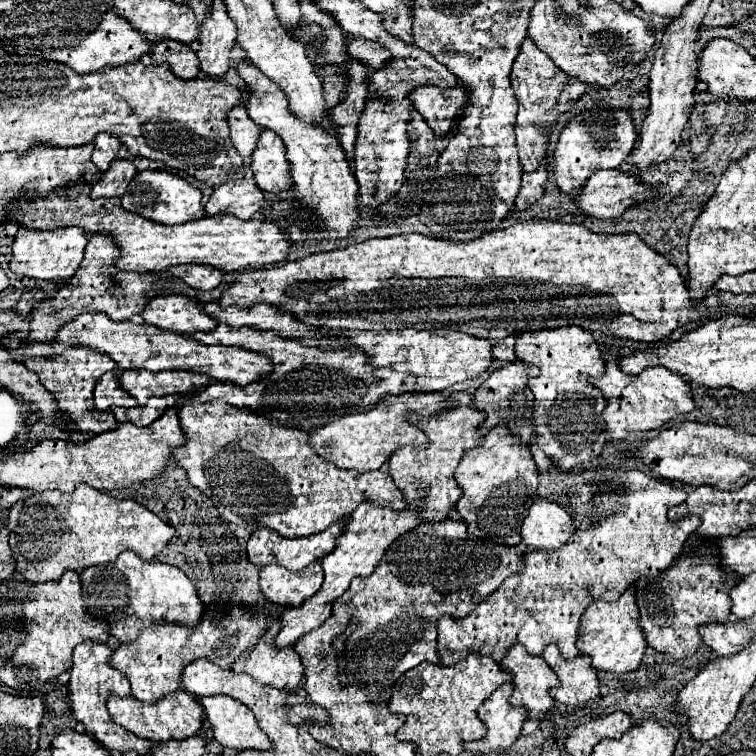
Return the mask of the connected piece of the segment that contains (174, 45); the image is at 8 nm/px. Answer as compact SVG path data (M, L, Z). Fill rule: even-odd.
M158 41L152 48L151 58L154 65L168 63L170 71L180 79L196 79L200 73L196 53L188 45L178 41Z

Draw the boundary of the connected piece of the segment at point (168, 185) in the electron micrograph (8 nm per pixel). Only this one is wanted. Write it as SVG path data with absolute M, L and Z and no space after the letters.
M140 171L130 181L128 191L122 197L122 207L126 211L138 213L138 215L142 215L150 221L162 223L162 225L178 225L178 223L206 217L200 189L192 187L186 179L166 173L166 171Z

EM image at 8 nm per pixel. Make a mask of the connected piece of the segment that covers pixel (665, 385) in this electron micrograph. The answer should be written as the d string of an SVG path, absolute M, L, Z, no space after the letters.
M618 359L606 363L606 371L598 379L590 379L594 387L598 387L608 401L602 417L606 421L606 429L614 441L622 441L632 431L650 431L662 427L666 421L680 413L688 413L694 409L692 393L688 383L668 371L666 367L646 367L638 375L628 375L618 367Z

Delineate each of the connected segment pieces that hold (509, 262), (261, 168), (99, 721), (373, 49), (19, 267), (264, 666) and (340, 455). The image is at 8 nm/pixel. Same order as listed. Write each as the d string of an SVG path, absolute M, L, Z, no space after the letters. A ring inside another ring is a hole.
M516 221L508 227L500 227L500 229L494 229L486 235L482 235L478 241L470 241L470 243L452 243L452 241L442 241L442 239L434 239L434 237L424 237L424 235L418 235L418 233L406 233L406 235L394 235L394 237L386 237L386 239L368 239L368 241L362 241L362 243L350 243L342 249L334 249L334 251L324 251L324 253L312 253L312 255L306 255L298 261L286 261L286 263L280 263L280 265L274 265L274 267L268 267L268 269L258 269L258 271L250 271L250 273L242 273L220 297L220 305L222 307L228 307L228 305L238 305L238 307L246 307L246 305L256 305L256 303L272 303L284 311L290 311L294 313L294 317L298 317L300 321L308 323L308 325L314 325L314 327L324 327L324 329L370 329L370 331L392 331L392 329L454 329L454 331L466 331L466 333L472 333L472 335L478 335L478 337L486 337L486 339L494 339L494 341L500 341L508 335L518 335L518 333L524 333L524 331L534 331L534 329L552 329L552 327L564 327L564 325L578 325L586 331L596 331L600 329L604 335L610 335L610 337L624 337L624 339L632 339L632 341L660 341L664 337L668 337L674 329L682 327L684 325L684 319L688 315L688 321L690 321L690 313L692 313L692 301L688 297L688 287L686 287L686 281L682 279L680 275L680 269L674 267L664 255L652 251L636 233L626 233L626 235L600 235L600 233L592 233L590 229L586 229L584 225L568 225L568 223L558 223L558 221Z
M266 129L258 139L258 149L254 149L252 153L250 169L258 187L266 193L278 195L292 187L286 149L282 139L274 131Z
M84 641L74 649L74 665L70 669L70 699L72 699L72 709L74 715L80 723L84 723L86 733L92 735L98 743L102 743L106 749L116 751L116 753L126 753L126 751L136 751L136 753L146 753L150 749L150 741L140 739L126 731L124 727L116 725L106 709L106 697L110 693L116 693L120 697L130 695L130 681L110 665L110 657L114 655L116 645L112 641L100 643L100 641Z
M350 37L350 57L358 57L370 71L374 71L386 63L386 57L390 57L390 53L386 53L386 49L380 45L370 45L370 41Z
M20 227L12 243L10 269L24 277L48 279L48 281L66 281L76 273L84 259L84 247L88 243L88 233L78 227L58 227L54 231L32 231Z
M272 623L260 641L250 649L248 655L234 661L234 671L246 671L262 685L270 685L284 691L294 691L304 677L304 667L294 651L294 647L276 649L274 637L280 629L280 623Z
M400 393L400 395L388 395L380 403L376 403L372 409L364 413L344 415L334 419L332 423L318 427L310 435L310 443L314 445L316 453L324 459L334 463L338 469L352 469L358 475L370 473L382 467L390 459L390 453L402 445L426 445L426 435L408 421L406 413L416 411L422 415L434 415L442 409L450 407L450 403L444 401L444 393Z

